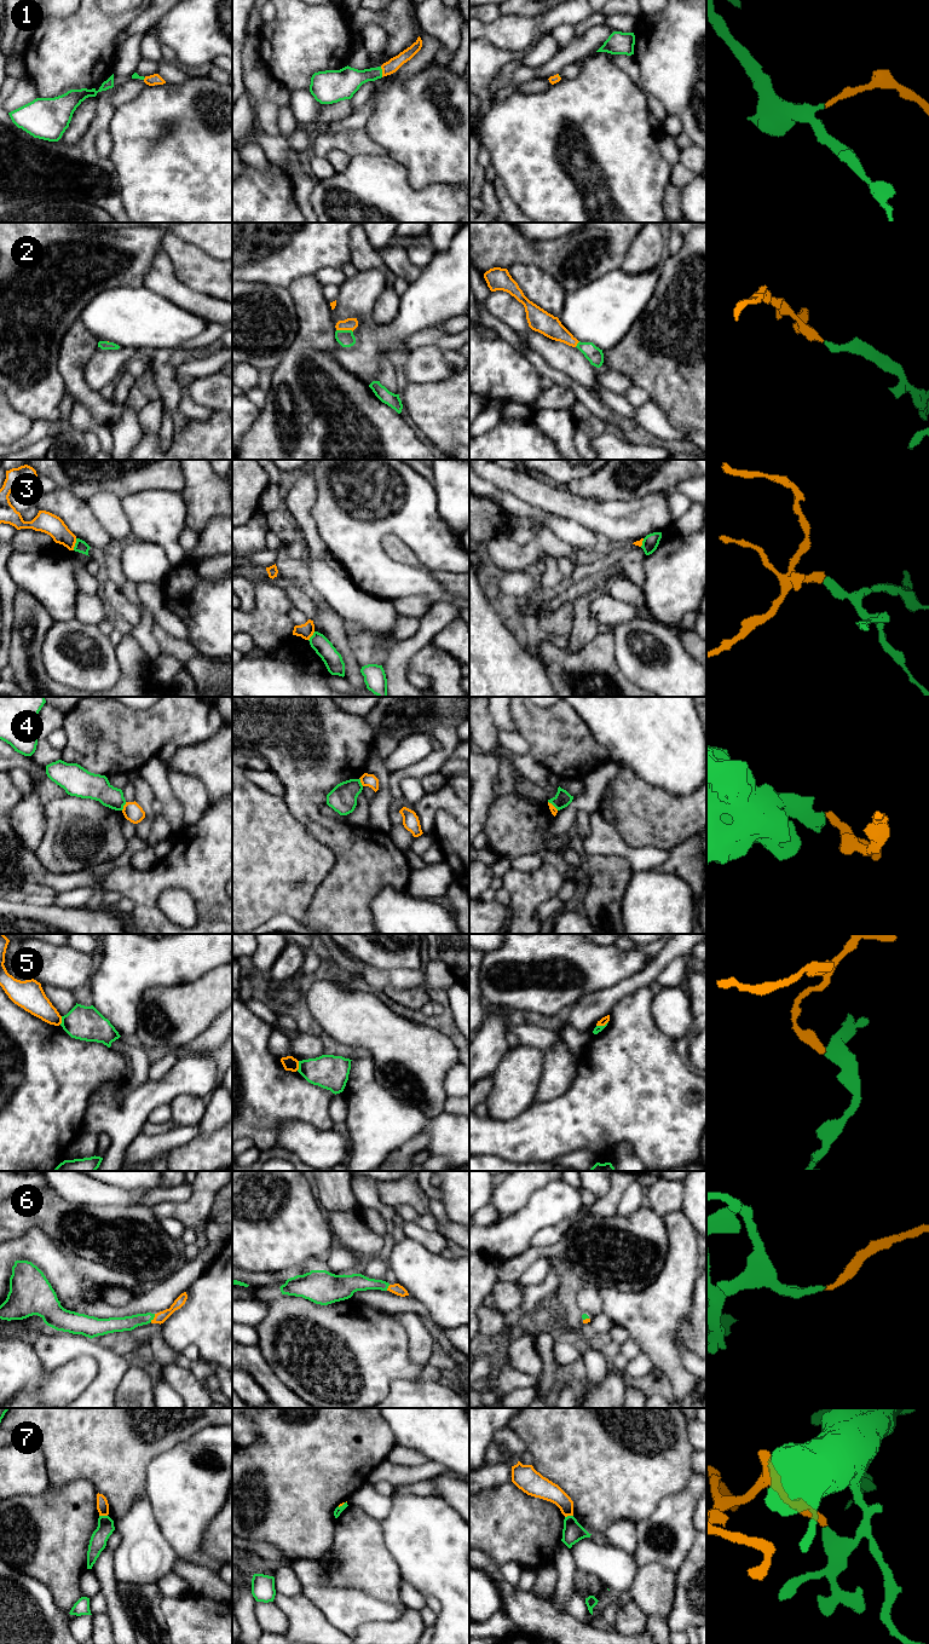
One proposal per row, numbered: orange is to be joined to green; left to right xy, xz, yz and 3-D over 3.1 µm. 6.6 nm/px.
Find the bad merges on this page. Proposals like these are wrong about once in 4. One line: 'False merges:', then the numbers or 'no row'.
False merges: 3, 4, 5, 7

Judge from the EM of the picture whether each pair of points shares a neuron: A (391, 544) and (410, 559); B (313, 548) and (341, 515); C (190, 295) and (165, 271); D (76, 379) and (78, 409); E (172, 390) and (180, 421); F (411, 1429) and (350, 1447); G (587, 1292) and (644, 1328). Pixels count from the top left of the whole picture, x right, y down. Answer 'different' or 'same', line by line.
A: same
B: different
C: same
D: different
E: same
F: different
G: different

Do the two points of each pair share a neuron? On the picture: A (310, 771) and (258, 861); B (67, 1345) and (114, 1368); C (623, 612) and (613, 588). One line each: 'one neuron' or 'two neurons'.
A: two neurons
B: one neuron
C: two neurons

